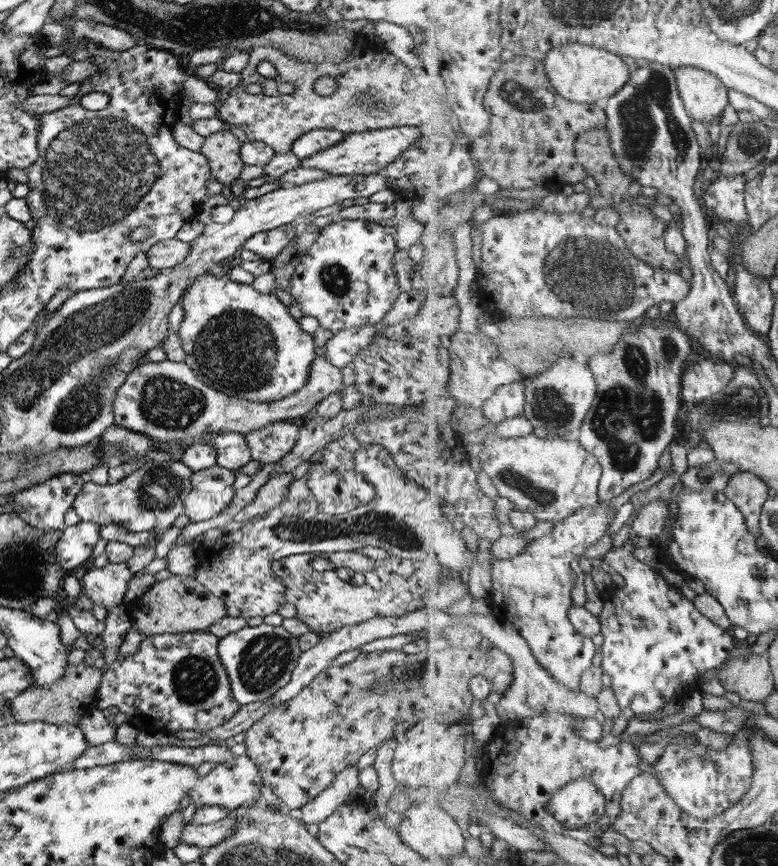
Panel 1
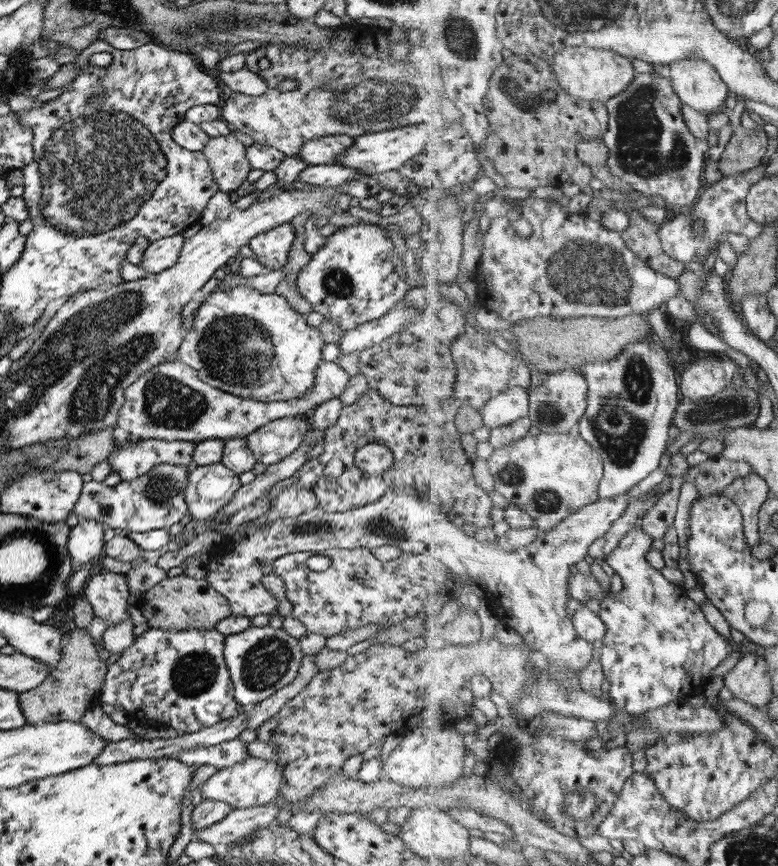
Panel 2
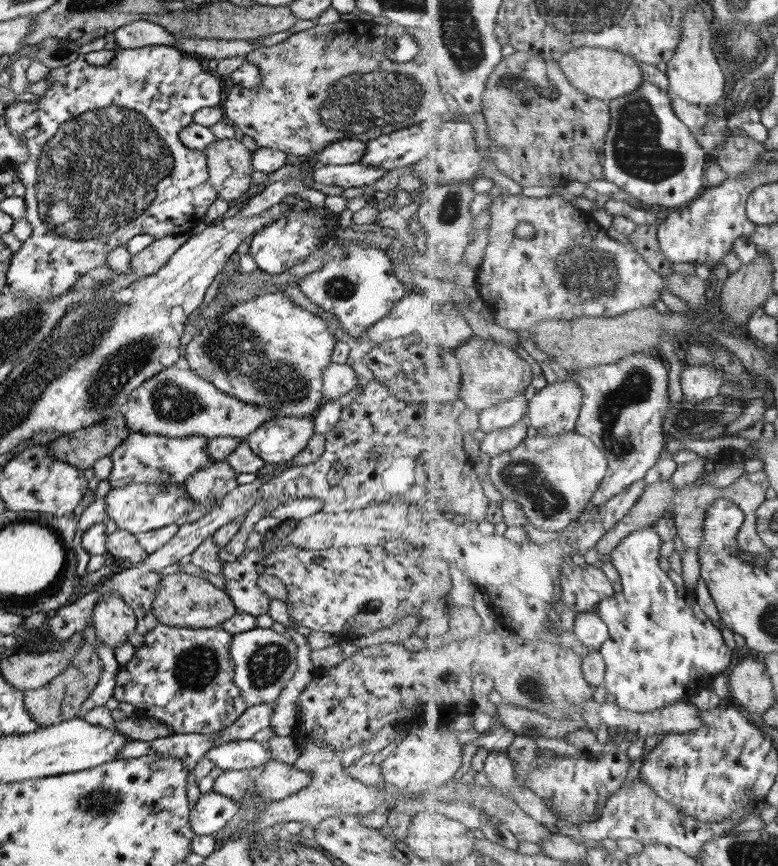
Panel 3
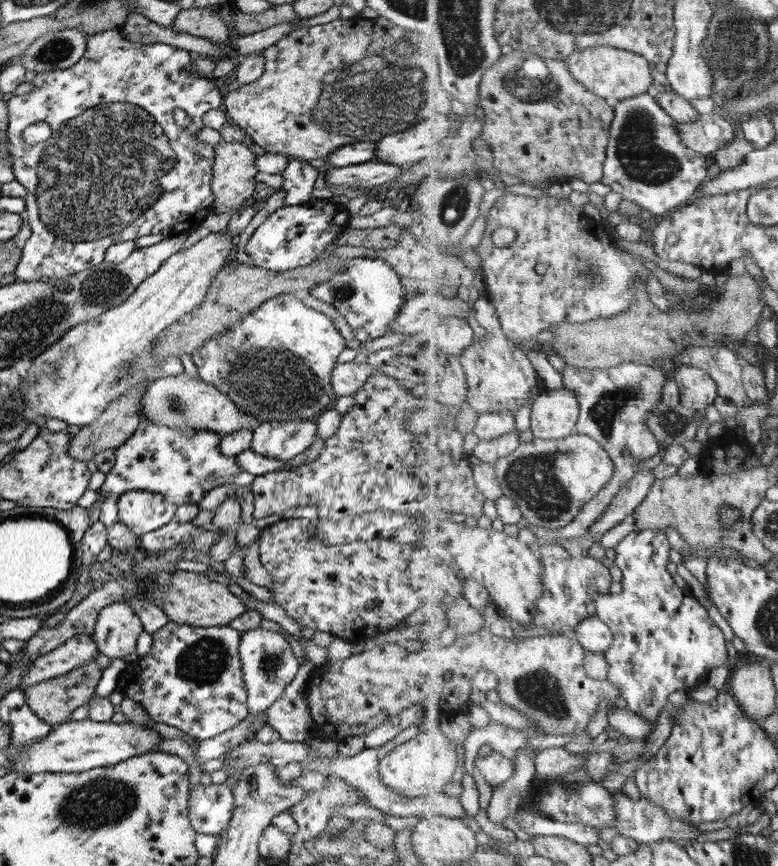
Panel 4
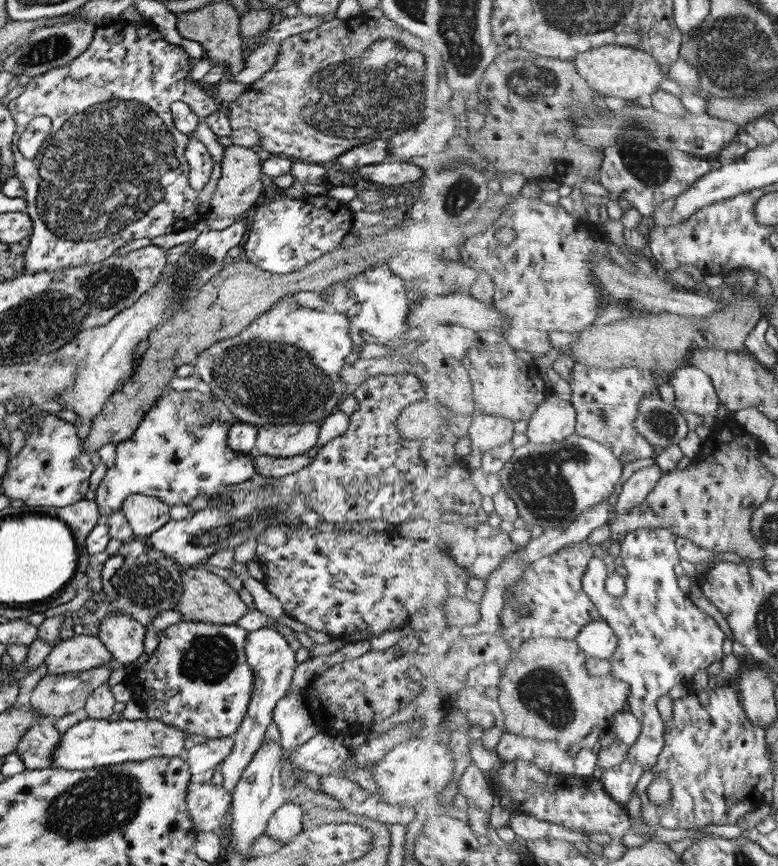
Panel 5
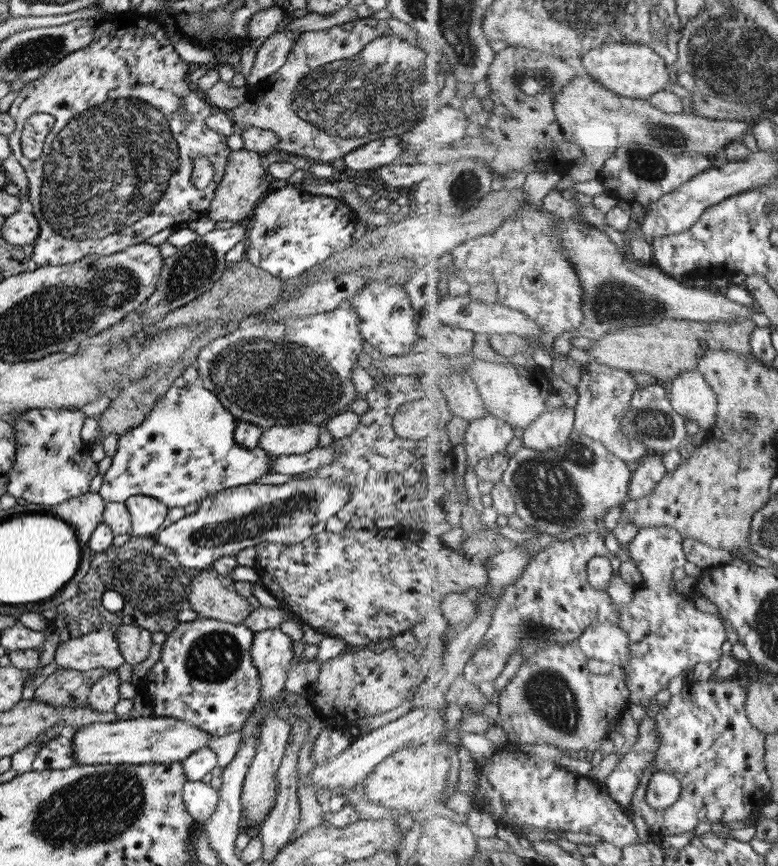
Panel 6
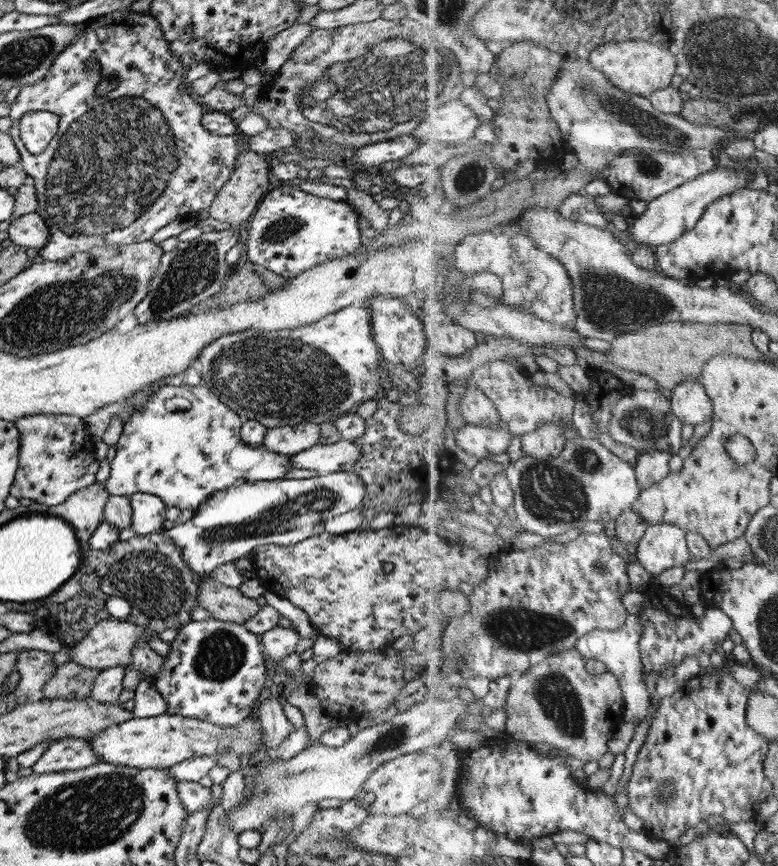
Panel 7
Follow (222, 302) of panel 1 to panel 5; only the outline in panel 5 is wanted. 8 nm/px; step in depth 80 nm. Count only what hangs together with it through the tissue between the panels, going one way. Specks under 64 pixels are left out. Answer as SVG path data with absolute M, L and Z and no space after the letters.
M273 303L263 314L254 318L241 332L211 344L199 352L195 360L202 387L229 411L239 422L257 425L318 423L333 414L345 398L344 384L338 376L345 357L356 350L347 337L348 318L332 309L309 309L300 305Z

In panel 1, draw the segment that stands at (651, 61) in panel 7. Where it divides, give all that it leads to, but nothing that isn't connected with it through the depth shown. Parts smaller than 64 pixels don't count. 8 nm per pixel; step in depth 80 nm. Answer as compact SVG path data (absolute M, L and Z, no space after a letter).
M566 44L555 47L544 58L546 72L559 94L567 100L594 103L605 96L611 98L630 82L632 67L625 64L617 53L586 44Z

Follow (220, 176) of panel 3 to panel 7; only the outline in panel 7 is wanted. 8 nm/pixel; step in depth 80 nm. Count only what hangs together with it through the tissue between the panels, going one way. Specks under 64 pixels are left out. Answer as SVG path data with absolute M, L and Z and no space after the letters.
M241 151L234 158L234 169L231 171L227 182L215 193L211 205L208 207L209 217L213 222L225 222L231 226L238 226L241 222L250 219L255 213L262 197L271 189L267 180L267 164L265 155L258 155L253 151Z

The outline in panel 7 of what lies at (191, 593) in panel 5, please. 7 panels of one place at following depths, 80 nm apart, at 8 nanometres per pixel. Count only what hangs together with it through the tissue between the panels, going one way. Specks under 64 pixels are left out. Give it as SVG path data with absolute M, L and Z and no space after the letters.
M210 575L196 580L196 603L207 610L212 619L241 625L258 612L260 606L253 598L244 596L238 588L225 586Z

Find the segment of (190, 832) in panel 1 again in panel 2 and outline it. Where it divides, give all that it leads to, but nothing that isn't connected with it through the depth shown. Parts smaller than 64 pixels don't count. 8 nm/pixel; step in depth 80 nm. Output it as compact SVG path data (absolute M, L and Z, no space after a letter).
M273 798L261 806L231 809L217 824L195 831L193 839L222 849L272 824L276 820L278 807Z

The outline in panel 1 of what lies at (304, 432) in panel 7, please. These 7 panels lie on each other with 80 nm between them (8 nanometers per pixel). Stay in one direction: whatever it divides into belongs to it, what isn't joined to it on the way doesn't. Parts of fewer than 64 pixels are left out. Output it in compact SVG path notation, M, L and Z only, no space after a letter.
M275 421L244 434L250 460L260 464L275 462L287 454L298 437L297 425Z

